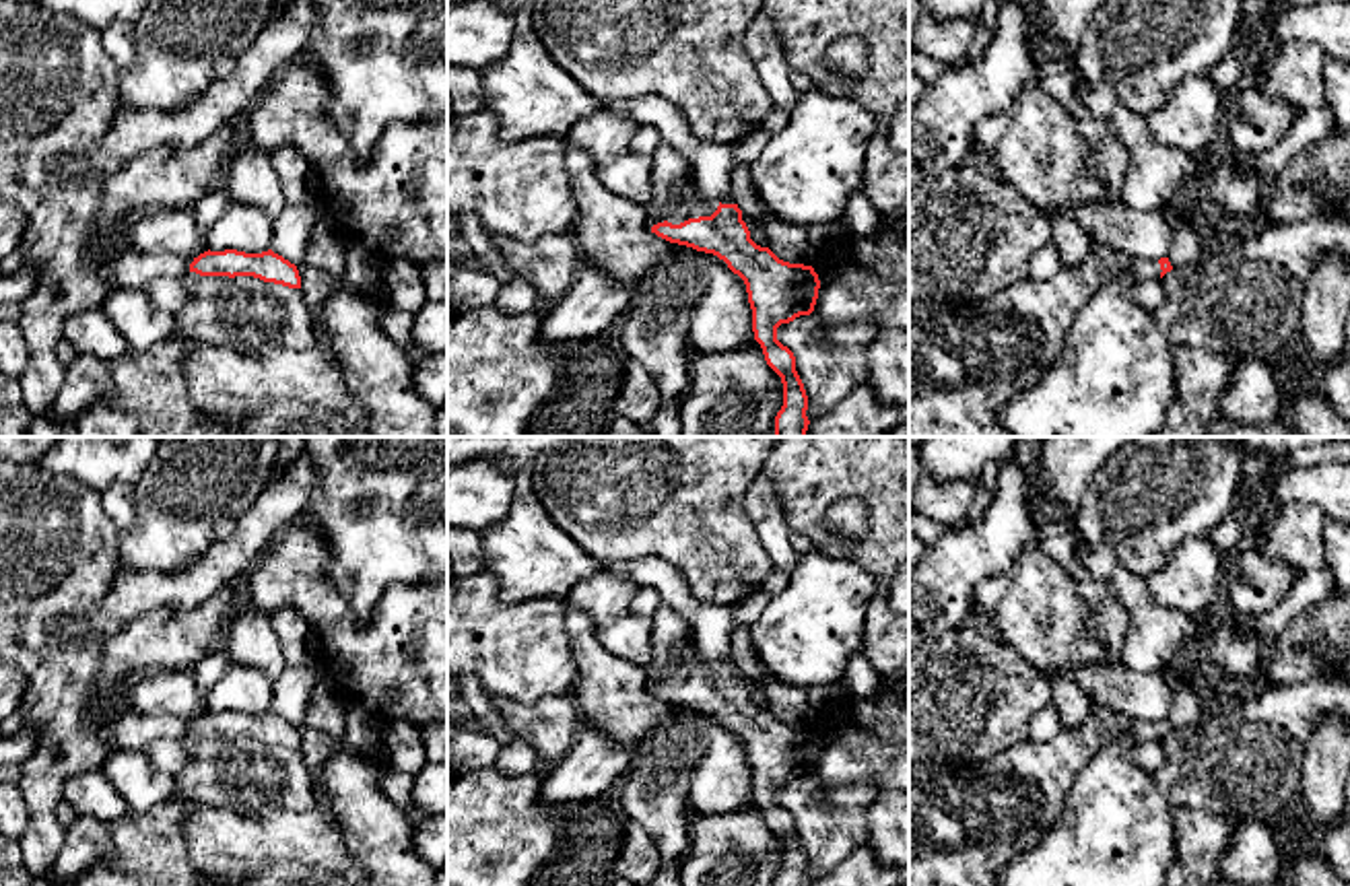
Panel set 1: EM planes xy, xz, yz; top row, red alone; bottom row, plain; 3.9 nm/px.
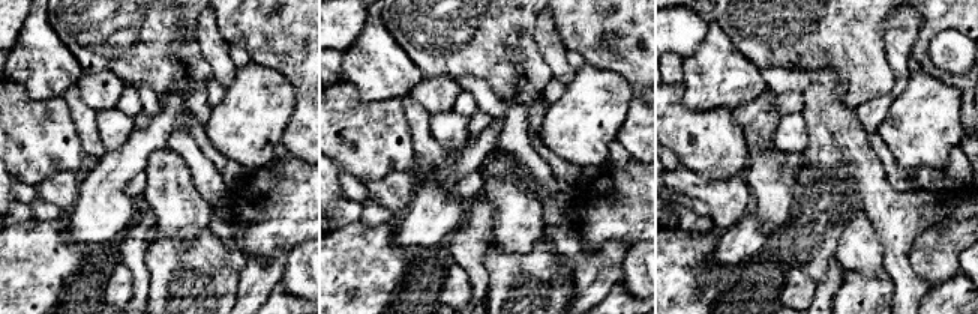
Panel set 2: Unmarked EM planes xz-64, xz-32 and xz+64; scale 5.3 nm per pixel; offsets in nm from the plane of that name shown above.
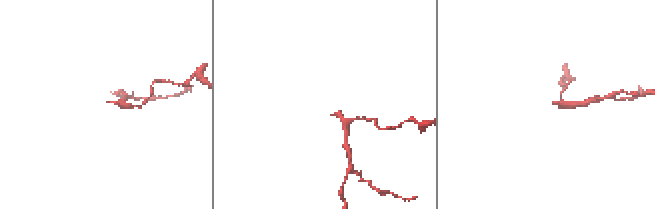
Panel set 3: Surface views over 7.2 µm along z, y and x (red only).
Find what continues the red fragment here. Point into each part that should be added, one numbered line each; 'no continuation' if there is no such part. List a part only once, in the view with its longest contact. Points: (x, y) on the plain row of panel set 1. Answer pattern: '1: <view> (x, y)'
1: xz (670, 629)

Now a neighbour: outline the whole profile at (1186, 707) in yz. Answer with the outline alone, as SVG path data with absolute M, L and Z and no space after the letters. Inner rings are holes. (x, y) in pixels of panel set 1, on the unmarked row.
M1171 666L1165 670L1173 684L1173 703L1169 711L1169 723L1173 729L1191 727L1202 715L1202 703L1195 692L1181 680L1181 674Z

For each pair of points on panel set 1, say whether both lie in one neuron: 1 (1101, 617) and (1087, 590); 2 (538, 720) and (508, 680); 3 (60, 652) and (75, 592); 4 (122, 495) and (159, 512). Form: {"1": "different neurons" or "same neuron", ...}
{"1": "same neuron", "2": "different neurons", "3": "same neuron", "4": "different neurons"}

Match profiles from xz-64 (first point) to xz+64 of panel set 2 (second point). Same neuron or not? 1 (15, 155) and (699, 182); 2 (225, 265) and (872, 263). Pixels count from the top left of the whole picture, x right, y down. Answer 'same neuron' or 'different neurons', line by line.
1: different neurons
2: different neurons

